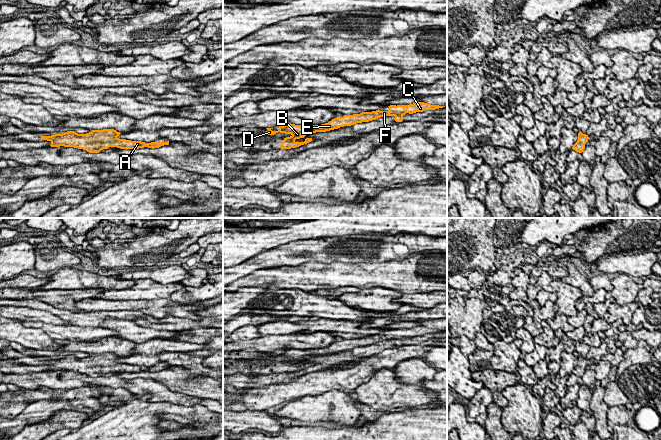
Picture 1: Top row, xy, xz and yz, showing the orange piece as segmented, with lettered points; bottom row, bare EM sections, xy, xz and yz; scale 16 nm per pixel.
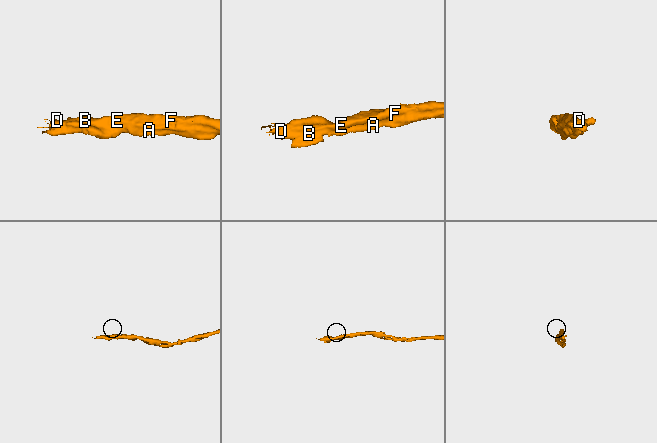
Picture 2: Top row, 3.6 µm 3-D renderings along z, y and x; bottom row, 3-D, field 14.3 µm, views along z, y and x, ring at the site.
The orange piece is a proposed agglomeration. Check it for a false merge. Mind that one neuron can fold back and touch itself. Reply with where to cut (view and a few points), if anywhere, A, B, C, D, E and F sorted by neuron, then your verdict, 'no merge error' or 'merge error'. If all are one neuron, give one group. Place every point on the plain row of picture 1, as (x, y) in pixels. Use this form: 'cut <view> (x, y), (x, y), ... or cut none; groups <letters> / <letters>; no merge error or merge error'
cut none; groups A B C D E F; no merge error

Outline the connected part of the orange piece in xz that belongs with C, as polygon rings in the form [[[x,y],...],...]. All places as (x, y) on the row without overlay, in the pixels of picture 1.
[[[417,326],[409,329],[390,329],[388,335],[380,335],[379,333],[372,336],[362,336],[360,338],[344,339],[343,341],[336,341],[328,347],[321,349],[295,349],[287,348],[279,350],[278,355],[273,355],[273,352],[266,352],[267,355],[264,359],[274,359],[278,356],[290,358],[290,361],[286,361],[281,365],[280,372],[291,373],[301,369],[307,368],[312,365],[312,362],[306,362],[304,366],[296,366],[296,363],[304,362],[306,359],[316,356],[326,356],[334,353],[338,353],[344,350],[351,350],[356,347],[369,346],[376,344],[383,340],[394,340],[396,346],[402,346],[403,340],[406,337],[413,338],[416,336],[423,336],[425,334],[435,334],[443,332],[445,330],[431,329],[424,326]]]

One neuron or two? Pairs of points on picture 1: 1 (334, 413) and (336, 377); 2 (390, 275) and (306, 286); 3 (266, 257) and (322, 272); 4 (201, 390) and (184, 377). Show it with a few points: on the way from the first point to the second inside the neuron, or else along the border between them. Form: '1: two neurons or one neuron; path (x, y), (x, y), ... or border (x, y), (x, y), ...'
1: two neurons; border (346, 390), (331, 389), (313, 395)
2: one neuron; path (369, 275), (327, 275)
3: two neurons; border (321, 261), (307, 261), (297, 265), (275, 267)
4: one neuron; path (197, 389), (188, 381)

